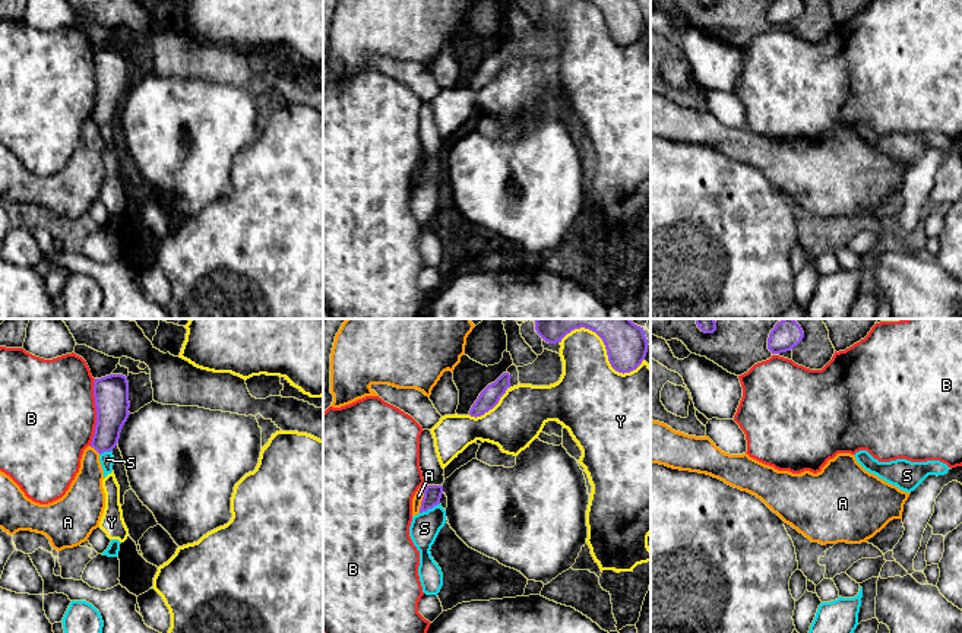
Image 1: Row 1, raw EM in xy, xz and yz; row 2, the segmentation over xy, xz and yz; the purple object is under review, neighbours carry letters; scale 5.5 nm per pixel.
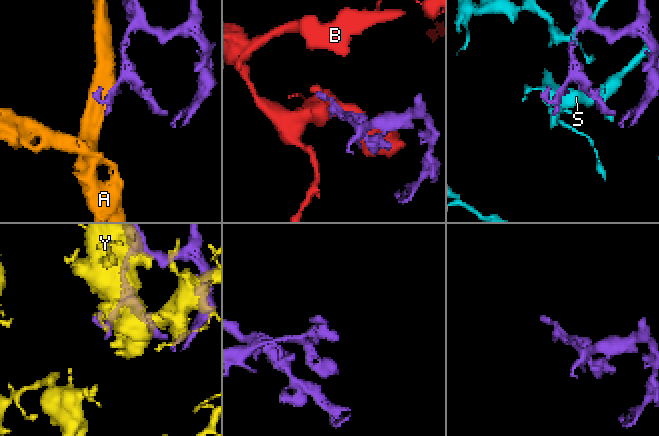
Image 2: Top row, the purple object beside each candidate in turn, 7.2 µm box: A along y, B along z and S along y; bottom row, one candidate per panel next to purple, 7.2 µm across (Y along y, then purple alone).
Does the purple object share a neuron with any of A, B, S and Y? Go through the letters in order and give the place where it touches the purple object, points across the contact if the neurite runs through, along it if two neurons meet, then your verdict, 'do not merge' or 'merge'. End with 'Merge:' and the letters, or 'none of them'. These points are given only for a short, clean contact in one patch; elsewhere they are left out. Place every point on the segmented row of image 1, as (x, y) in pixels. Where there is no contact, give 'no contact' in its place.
A: xz (423, 499) | along xz (426, 486), (418, 512) | do not merge
B: xy (97, 412) | do not merge
S: xz (429, 508) | do not merge
Y: xz (606, 348) | do not merge
Merge: none of them

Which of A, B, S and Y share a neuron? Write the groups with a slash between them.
A / B / S / Y

